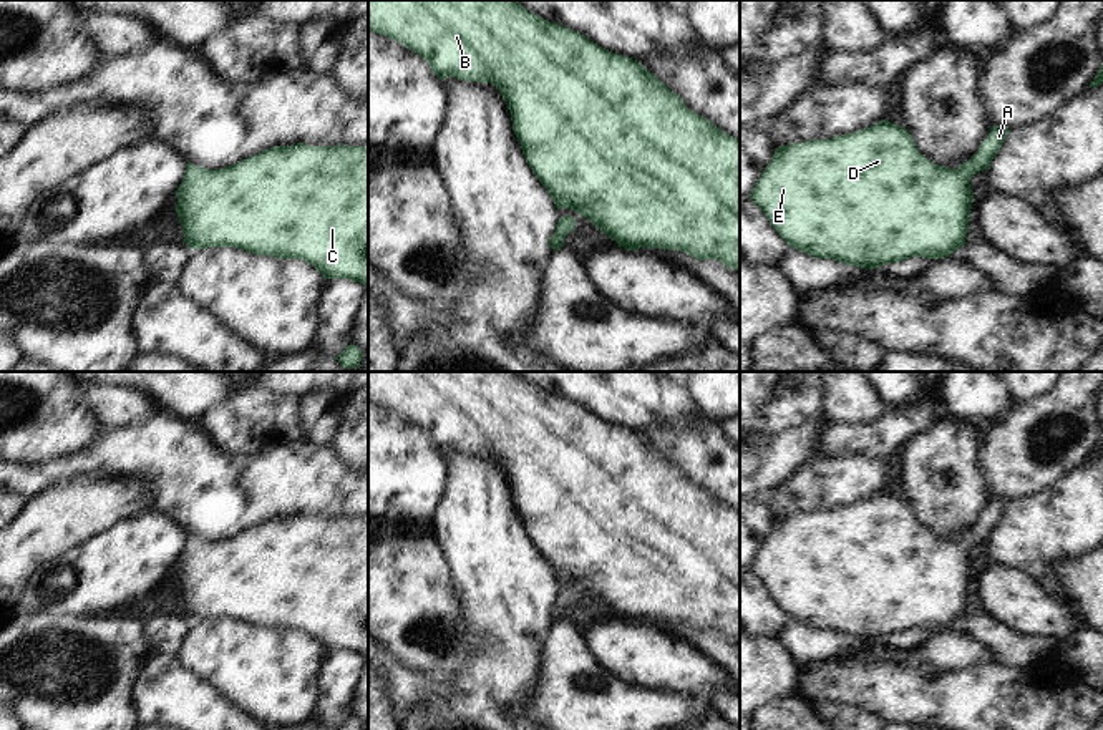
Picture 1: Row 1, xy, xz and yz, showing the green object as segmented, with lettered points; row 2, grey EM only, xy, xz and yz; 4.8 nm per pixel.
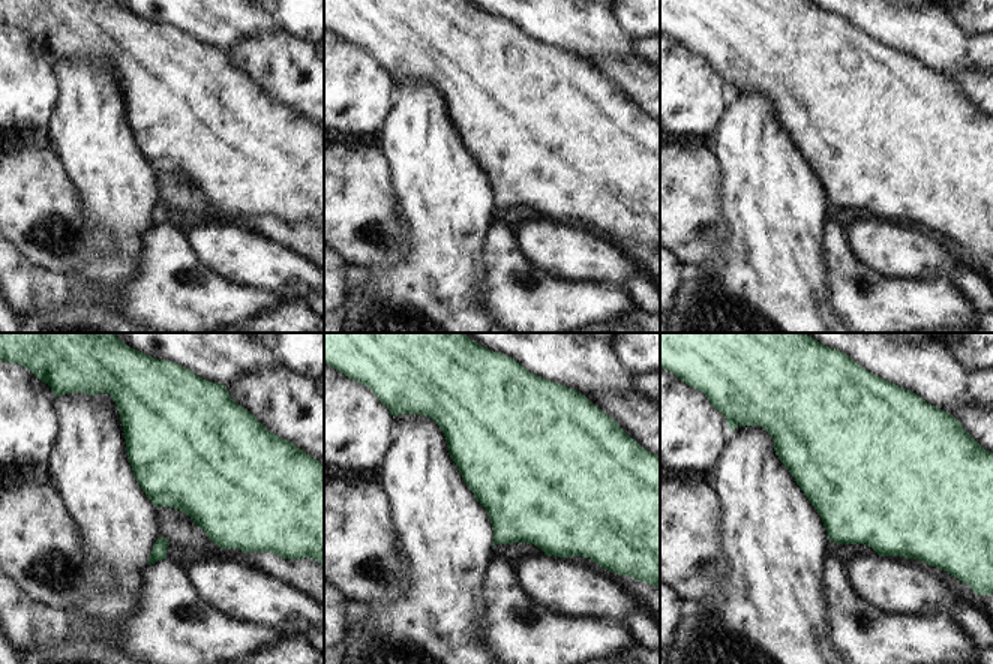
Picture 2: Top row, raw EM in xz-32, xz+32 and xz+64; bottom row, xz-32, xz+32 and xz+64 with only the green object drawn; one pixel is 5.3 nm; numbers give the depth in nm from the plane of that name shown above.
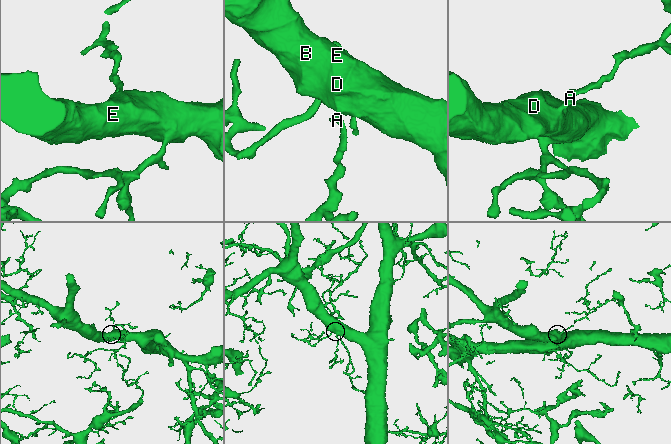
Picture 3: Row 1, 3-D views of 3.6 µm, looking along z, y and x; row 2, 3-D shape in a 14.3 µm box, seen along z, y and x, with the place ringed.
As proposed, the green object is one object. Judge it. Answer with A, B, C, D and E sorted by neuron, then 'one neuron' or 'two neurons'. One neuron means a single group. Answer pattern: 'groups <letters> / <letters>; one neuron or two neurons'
groups A B C D E; one neuron

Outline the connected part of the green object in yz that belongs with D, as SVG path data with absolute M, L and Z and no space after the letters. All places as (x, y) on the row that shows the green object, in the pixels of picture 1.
M881 119L874 126L831 139L809 139L775 148L775 154L751 189L750 199L765 212L790 247L816 259L833 259L876 269L911 257L944 259L965 246L974 192L974 174L990 169L1010 129L992 126L979 151L957 169L935 166L917 151L906 128Z

